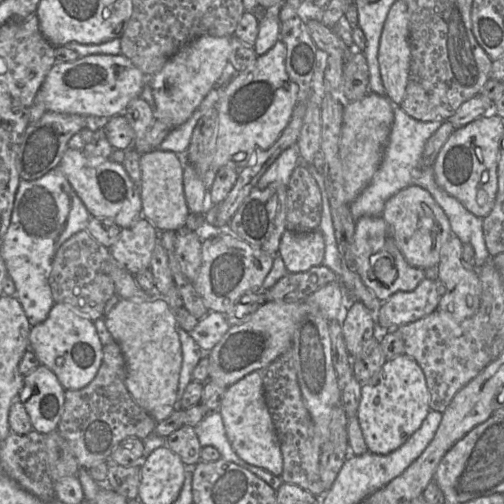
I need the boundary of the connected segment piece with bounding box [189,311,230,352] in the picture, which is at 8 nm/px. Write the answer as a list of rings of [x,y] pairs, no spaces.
[[[209,311],[189,334],[204,352],[209,352],[229,328],[225,314]]]

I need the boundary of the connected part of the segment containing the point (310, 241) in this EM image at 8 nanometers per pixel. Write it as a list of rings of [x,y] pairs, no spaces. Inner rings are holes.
[[[320,229],[306,233],[285,230],[279,245],[288,273],[306,272],[323,264],[325,254],[324,237]]]

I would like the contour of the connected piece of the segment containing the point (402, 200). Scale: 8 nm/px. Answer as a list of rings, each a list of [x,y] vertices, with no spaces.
[[[420,186],[400,190],[386,201],[382,217],[409,265],[426,270],[439,264],[441,250],[453,234],[448,217],[427,190]]]

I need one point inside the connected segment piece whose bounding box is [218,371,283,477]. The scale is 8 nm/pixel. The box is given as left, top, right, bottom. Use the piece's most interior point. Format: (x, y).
(249, 428)

